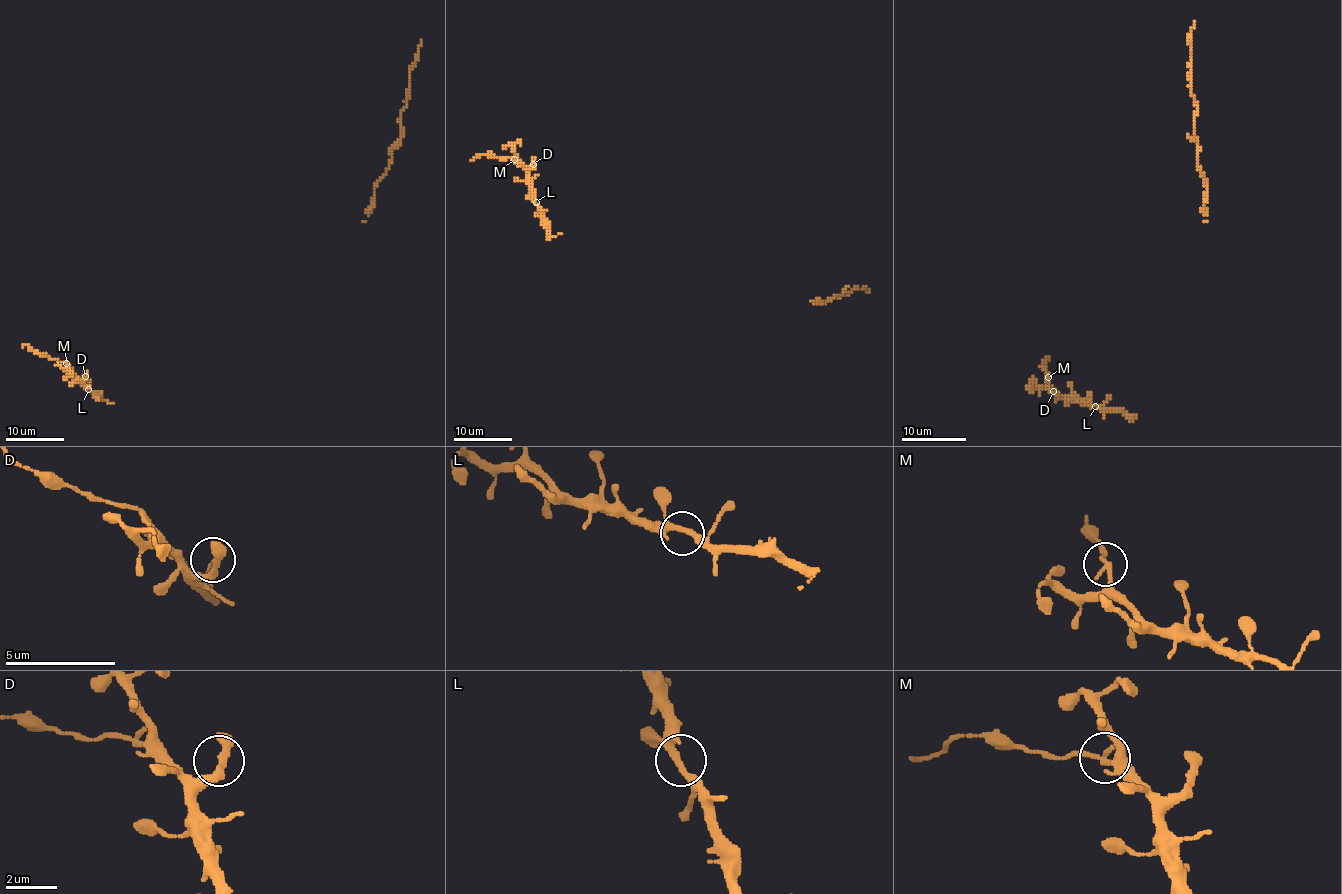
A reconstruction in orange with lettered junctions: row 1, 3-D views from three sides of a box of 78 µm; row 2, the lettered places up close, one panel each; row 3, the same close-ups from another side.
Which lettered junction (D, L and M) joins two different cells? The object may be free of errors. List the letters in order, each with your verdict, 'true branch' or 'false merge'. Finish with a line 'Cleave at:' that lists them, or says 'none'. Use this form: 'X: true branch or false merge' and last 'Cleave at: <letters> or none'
D: true branch
L: true branch
M: false merge
Cleave at: M

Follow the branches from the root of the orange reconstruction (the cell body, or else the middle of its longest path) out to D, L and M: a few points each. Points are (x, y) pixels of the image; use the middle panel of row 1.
D: (561, 234), (552, 237), (545, 225), (543, 211), (534, 199), (527, 173), (533, 164)
L: (561, 234), (550, 236), (545, 225), (543, 211), (536, 202)
M: (561, 234), (550, 236), (545, 225), (543, 211), (534, 199), (530, 177), (514, 159)

